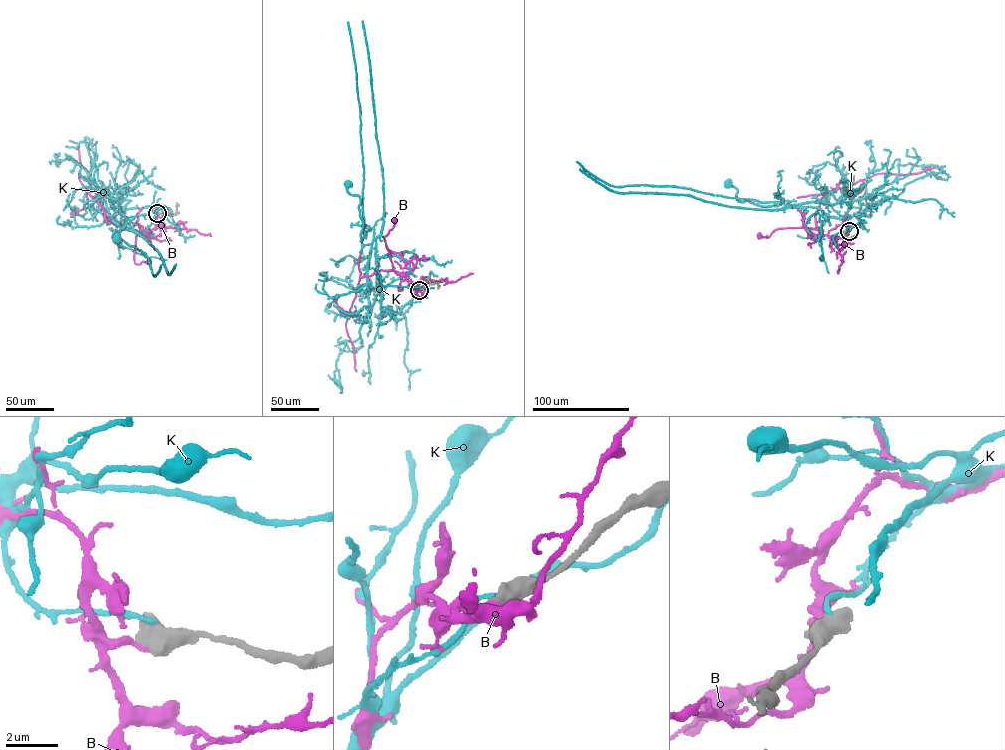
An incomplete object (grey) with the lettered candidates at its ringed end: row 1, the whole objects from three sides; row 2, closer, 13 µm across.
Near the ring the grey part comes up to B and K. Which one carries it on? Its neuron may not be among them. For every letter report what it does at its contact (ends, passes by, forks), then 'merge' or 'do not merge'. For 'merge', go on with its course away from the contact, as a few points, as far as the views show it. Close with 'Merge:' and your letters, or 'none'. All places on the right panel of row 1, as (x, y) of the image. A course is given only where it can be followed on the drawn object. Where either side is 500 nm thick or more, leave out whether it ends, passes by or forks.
B: do not merge
K: do not merge
Merge: none

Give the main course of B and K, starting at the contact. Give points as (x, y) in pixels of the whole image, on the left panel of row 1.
B: (157, 214), (156, 227), (136, 236), (134, 262), (148, 261)
K: (158, 213), (134, 207), (115, 214), (128, 229), (113, 234), (123, 248), (117, 237)

